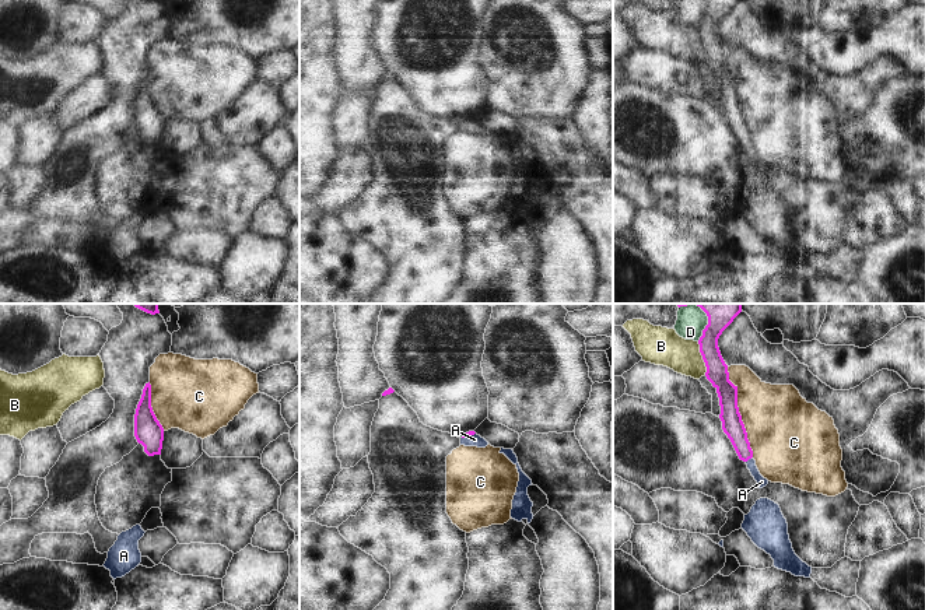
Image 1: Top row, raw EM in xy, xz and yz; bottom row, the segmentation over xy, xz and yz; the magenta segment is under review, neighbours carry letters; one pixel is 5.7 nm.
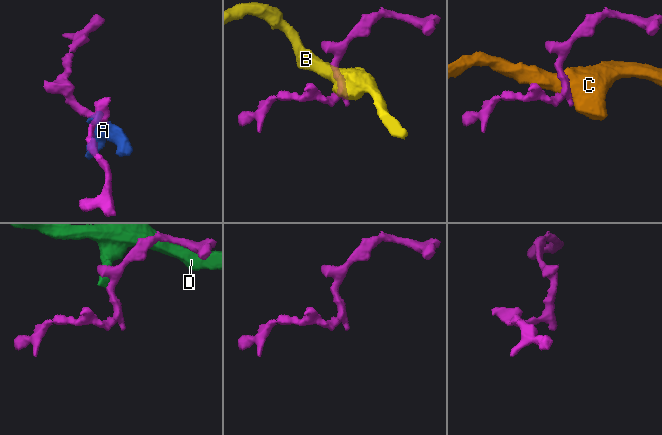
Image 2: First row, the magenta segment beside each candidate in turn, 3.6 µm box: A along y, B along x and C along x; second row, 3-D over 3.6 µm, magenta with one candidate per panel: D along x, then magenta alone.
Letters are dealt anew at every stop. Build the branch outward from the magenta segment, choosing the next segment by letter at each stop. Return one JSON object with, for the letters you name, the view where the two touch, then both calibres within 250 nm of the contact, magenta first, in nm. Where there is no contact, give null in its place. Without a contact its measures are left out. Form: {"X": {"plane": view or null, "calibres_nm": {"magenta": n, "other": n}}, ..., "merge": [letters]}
{"A": {"plane": "yz", "calibres_nm": {"magenta": 120, "other": 60}}, "merge": ["A"]}

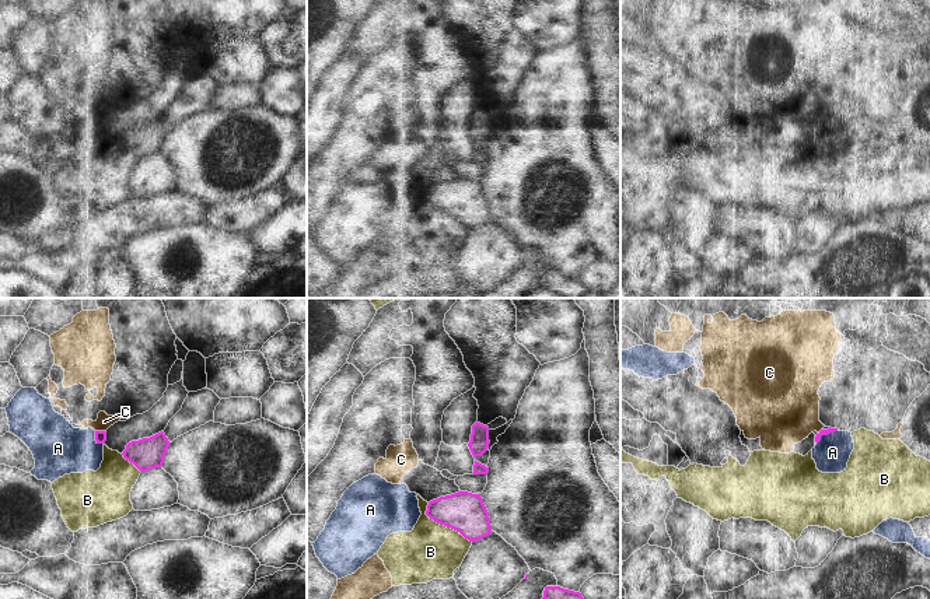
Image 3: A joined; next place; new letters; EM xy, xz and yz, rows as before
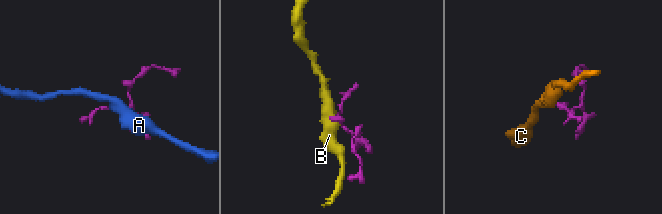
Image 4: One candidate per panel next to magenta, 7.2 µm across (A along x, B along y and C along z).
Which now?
{"merge": []}

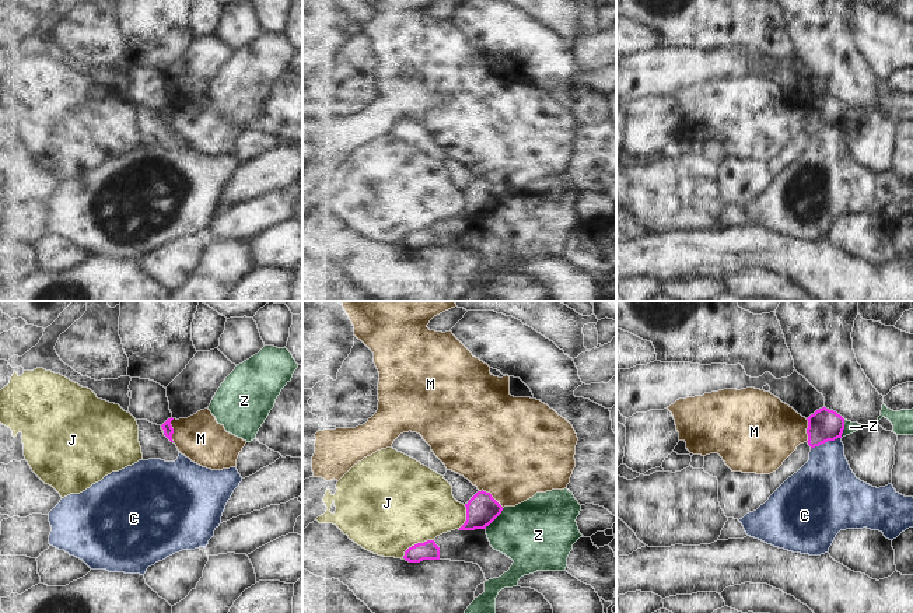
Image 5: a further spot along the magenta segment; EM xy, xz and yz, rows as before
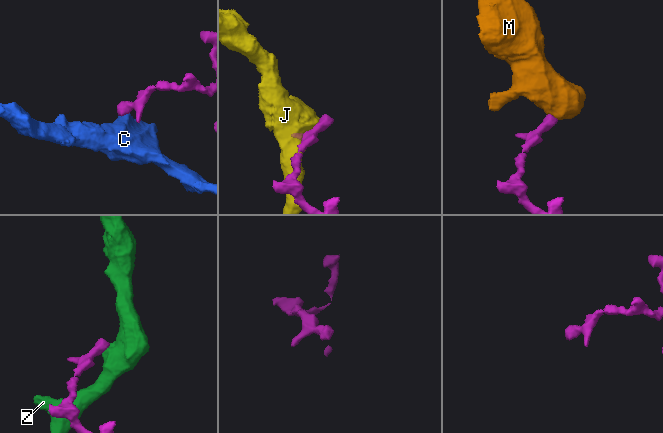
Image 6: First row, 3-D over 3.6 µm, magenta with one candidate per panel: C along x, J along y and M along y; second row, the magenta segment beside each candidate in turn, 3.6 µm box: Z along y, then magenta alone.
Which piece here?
{"merge": []}

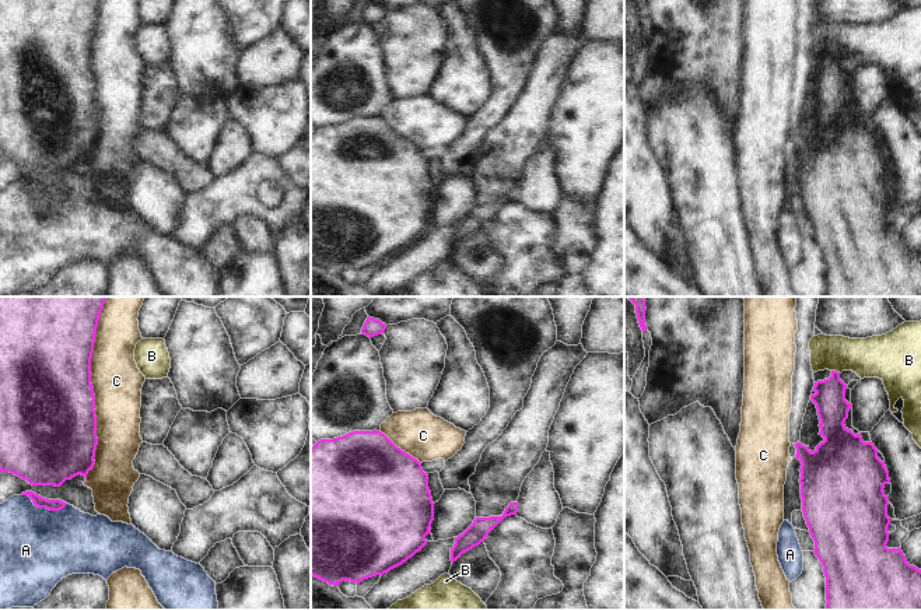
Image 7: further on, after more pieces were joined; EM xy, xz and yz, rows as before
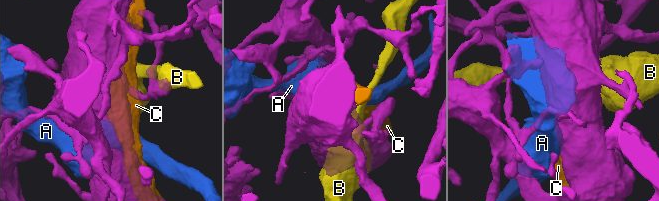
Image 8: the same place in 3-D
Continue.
{"merge": []}

